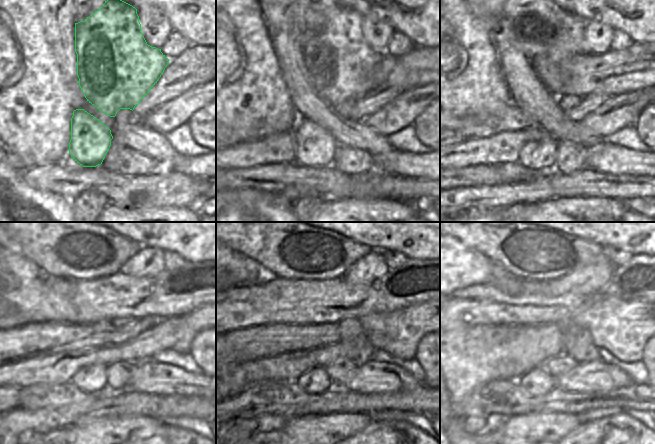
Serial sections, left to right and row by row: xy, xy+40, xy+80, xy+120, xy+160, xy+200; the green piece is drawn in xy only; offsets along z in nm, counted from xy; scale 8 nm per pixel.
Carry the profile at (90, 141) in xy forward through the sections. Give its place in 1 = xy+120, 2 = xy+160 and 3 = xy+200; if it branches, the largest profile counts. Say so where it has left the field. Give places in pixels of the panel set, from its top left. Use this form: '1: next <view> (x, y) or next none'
1: next xy+120 (93, 379)
2: next xy+160 (316, 380)
3: next xy+200 (537, 382)

